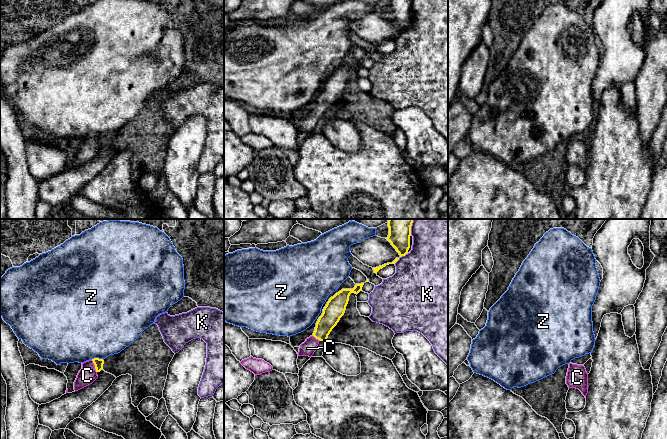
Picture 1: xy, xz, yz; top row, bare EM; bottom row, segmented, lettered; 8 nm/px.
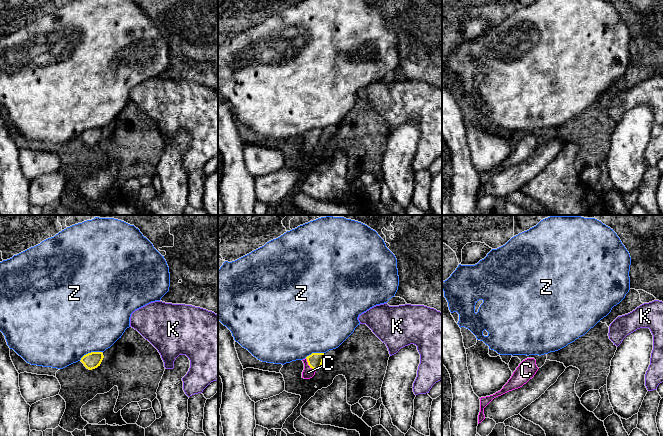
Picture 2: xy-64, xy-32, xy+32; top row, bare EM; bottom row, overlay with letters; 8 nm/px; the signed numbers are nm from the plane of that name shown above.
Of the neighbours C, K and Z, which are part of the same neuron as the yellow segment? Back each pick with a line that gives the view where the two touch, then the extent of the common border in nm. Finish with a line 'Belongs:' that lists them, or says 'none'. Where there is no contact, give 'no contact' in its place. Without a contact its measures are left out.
C: xy | 70 nm
Belongs: C

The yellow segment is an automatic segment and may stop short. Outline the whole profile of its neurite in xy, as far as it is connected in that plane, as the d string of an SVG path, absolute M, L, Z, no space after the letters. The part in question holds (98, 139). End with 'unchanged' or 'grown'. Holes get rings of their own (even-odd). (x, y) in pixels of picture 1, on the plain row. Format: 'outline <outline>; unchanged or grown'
outline M99 134L82 139L82 145L74 158L74 166L78 167L92 160L98 154L97 149L103 145L103 140L104 136Z; grown

